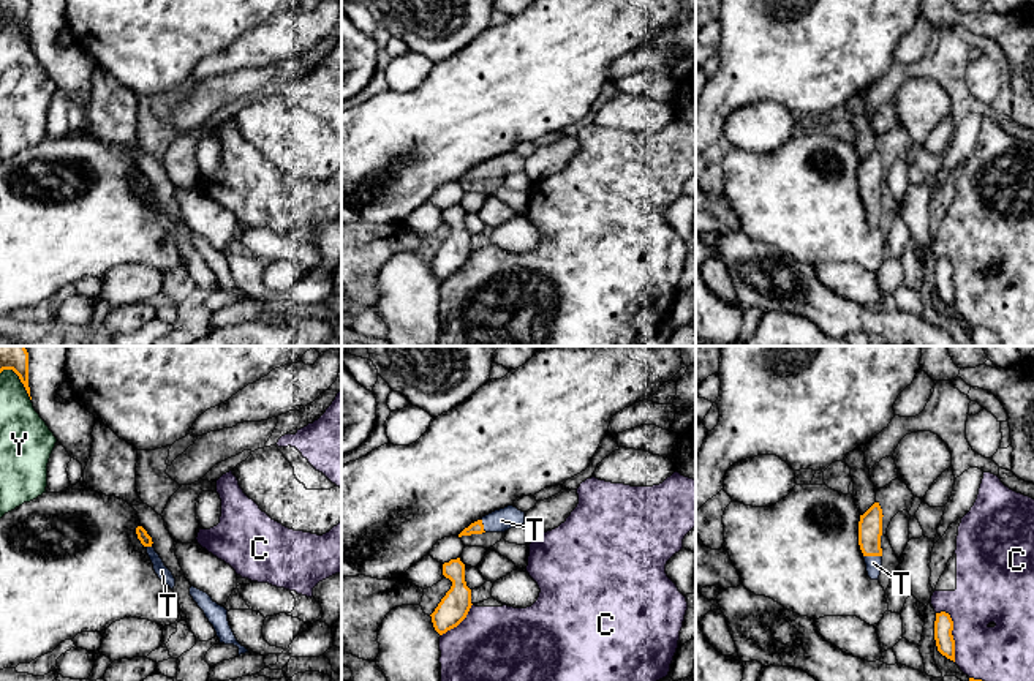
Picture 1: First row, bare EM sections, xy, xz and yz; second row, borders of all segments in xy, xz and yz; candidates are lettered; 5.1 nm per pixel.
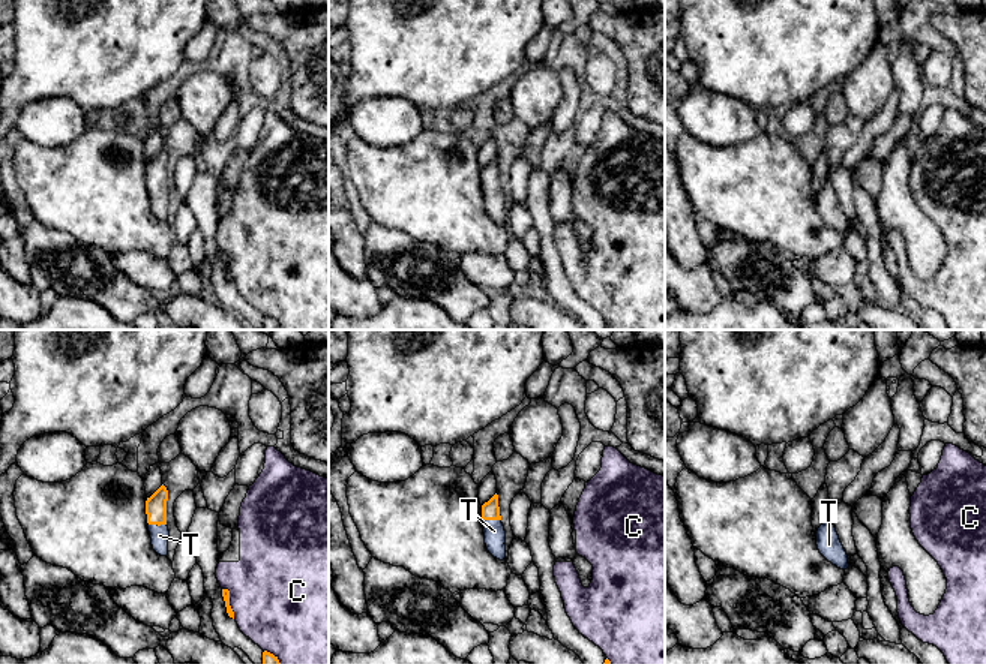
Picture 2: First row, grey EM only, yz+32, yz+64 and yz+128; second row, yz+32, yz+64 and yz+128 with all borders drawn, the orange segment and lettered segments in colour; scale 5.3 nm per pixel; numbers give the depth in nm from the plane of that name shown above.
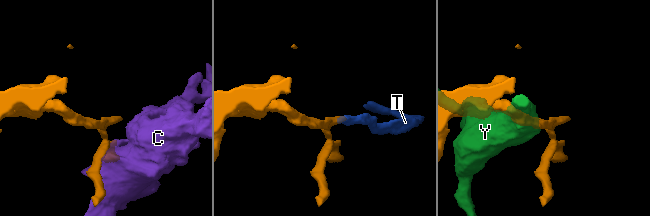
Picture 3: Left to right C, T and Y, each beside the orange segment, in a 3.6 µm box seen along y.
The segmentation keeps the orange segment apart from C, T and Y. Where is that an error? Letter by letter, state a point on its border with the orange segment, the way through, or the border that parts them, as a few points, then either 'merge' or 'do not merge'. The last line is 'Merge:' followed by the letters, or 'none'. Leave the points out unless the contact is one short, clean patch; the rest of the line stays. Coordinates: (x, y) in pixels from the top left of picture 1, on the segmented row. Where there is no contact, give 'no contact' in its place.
C: meets orange in yz at (950, 634); do not merge
T: meets orange in yz at (873, 555); runs through yz (870, 526), (873, 555), (873, 563); merge
Y: meets orange in xy at (21, 381); do not merge
Merge: T

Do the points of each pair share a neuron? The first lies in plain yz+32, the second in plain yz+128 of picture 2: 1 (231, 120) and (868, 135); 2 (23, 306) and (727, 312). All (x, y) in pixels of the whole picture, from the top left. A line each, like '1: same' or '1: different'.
1: different
2: different

